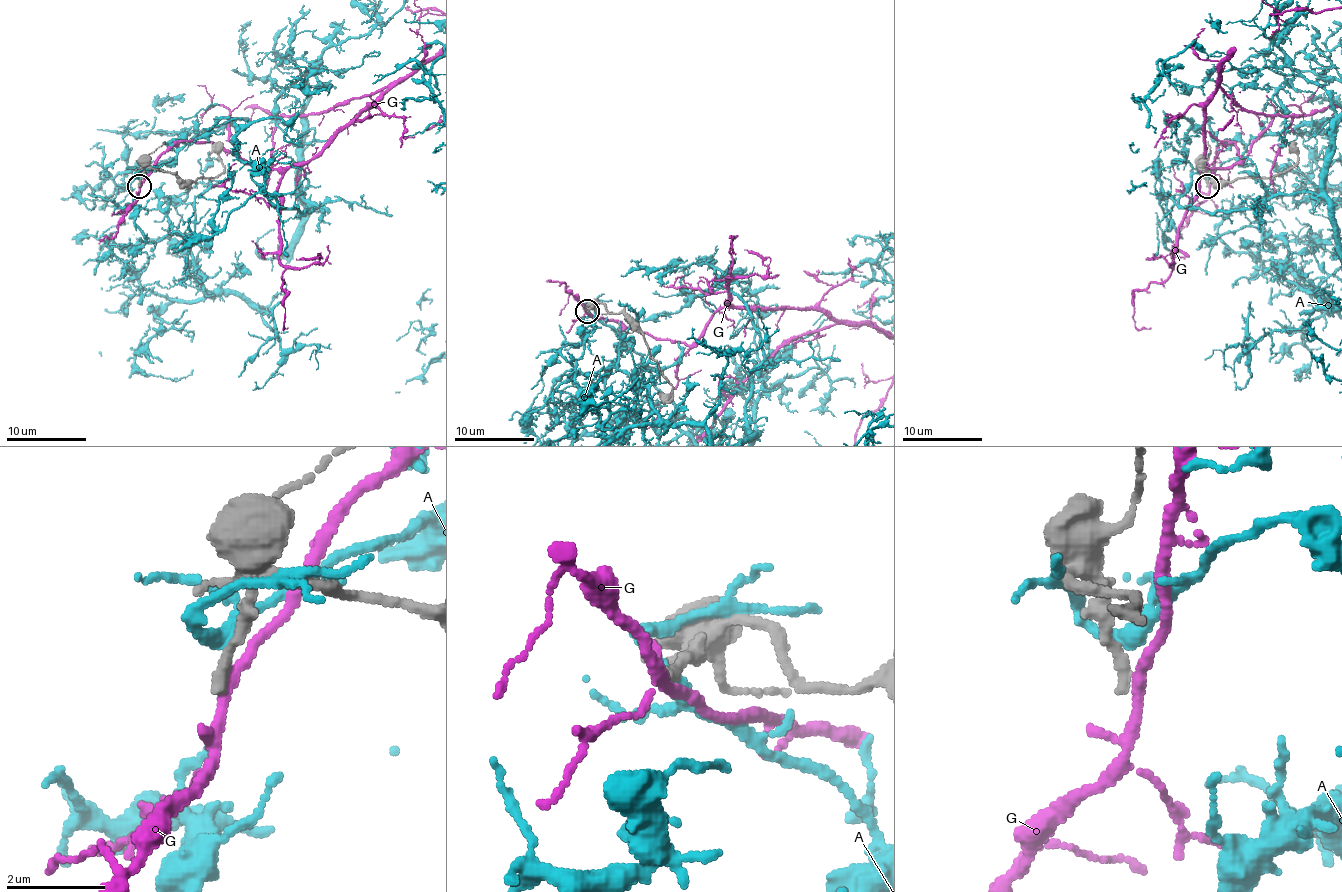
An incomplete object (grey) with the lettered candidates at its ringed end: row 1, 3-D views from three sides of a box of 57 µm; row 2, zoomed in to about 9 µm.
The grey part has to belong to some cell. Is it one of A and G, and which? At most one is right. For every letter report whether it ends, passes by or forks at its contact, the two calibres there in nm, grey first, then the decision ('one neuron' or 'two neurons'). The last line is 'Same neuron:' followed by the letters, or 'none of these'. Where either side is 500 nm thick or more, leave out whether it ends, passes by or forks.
A: it forks | 320/280 nm | two neurons
G: it passes by | 260/220 nm | two neurons
Same neuron: none of these

